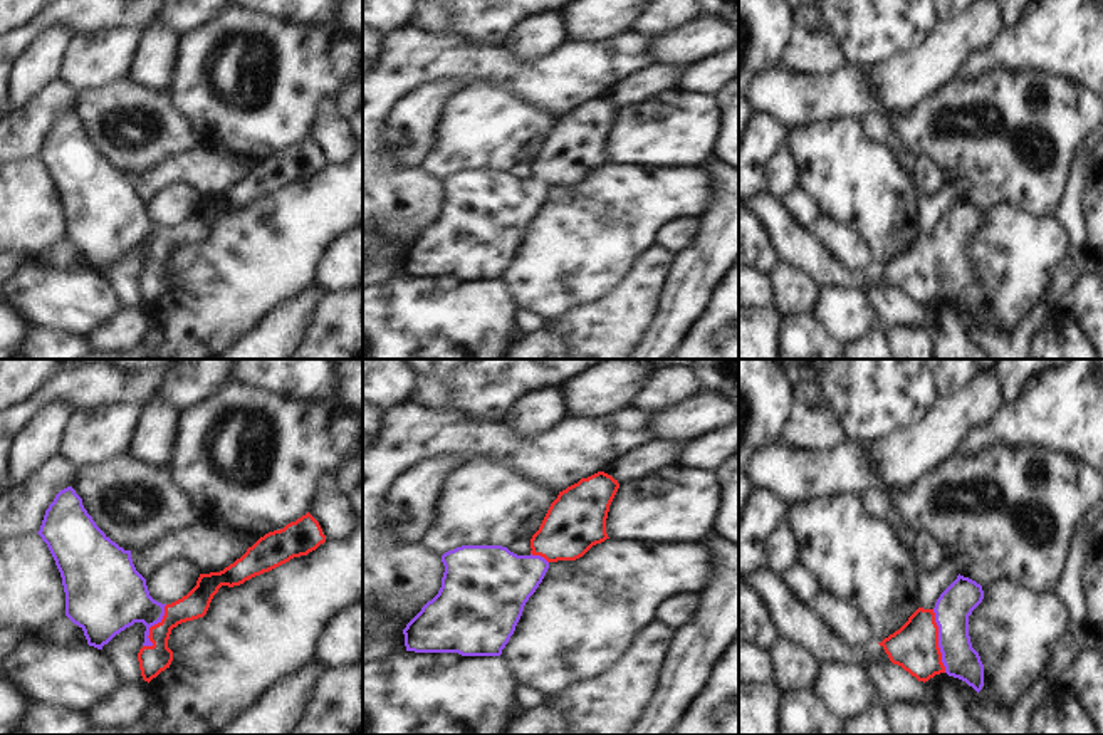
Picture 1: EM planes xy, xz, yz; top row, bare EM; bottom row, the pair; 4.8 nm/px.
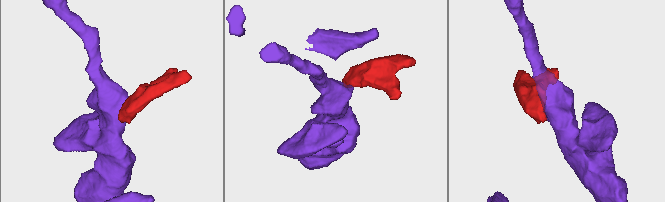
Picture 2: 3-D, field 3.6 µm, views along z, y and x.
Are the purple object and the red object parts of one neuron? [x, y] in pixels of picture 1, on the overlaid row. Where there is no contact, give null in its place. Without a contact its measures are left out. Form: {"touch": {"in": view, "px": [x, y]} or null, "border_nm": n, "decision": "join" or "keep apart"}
{"touch": {"in": "yz", "px": [939, 641]}, "border_nm": 320, "decision": "join"}

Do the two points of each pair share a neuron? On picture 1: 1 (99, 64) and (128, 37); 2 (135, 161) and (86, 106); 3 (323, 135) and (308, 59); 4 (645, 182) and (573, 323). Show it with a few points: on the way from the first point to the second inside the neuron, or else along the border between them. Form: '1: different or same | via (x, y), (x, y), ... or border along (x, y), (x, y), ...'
1: same | via (106, 57), (121, 42)
2: same | via (118, 150), (98, 135), (96, 123)
3: different | border along (331, 99), (321, 106), (308, 135)
4: different | border along (616, 282), (600, 297), (546, 319)

